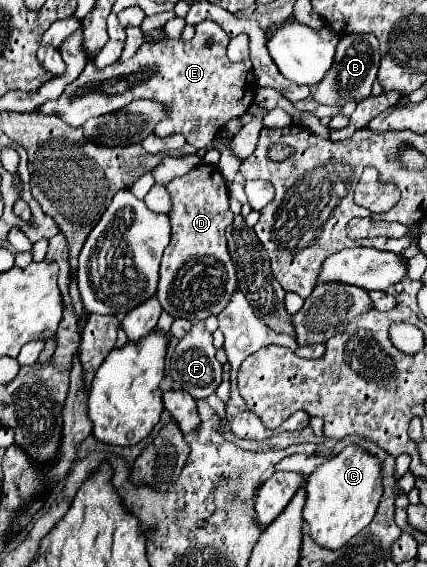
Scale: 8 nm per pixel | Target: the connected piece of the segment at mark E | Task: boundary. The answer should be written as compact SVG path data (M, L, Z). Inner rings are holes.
M211 20L201 22L189 42L143 42L127 62L115 62L105 70L95 70L93 64L87 64L81 76L57 100L45 102L39 112L59 116L69 126L83 126L93 116L119 110L137 98L149 98L169 108L169 116L157 124L155 132L193 132L191 146L205 148L231 118L243 116L255 98L251 62L231 62L227 58L227 44L229 36ZM207 38L213 40L211 46L205 46Z

